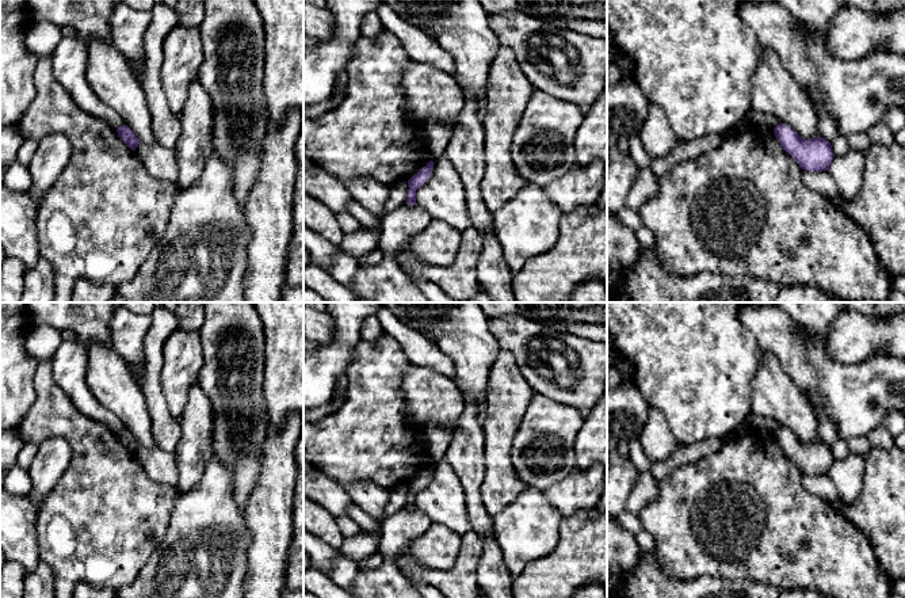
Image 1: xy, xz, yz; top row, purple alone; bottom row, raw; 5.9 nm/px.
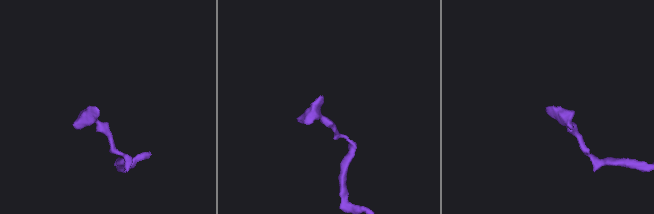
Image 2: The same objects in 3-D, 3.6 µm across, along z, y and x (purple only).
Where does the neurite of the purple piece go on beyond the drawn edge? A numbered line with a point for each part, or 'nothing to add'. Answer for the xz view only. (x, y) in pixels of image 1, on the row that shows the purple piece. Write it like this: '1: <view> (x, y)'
nothing to add

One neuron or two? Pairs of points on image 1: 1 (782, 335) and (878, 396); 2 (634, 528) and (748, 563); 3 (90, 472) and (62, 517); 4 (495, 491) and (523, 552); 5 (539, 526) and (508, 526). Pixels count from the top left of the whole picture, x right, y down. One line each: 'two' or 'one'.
1: one
2: two
3: one
4: two
5: one

